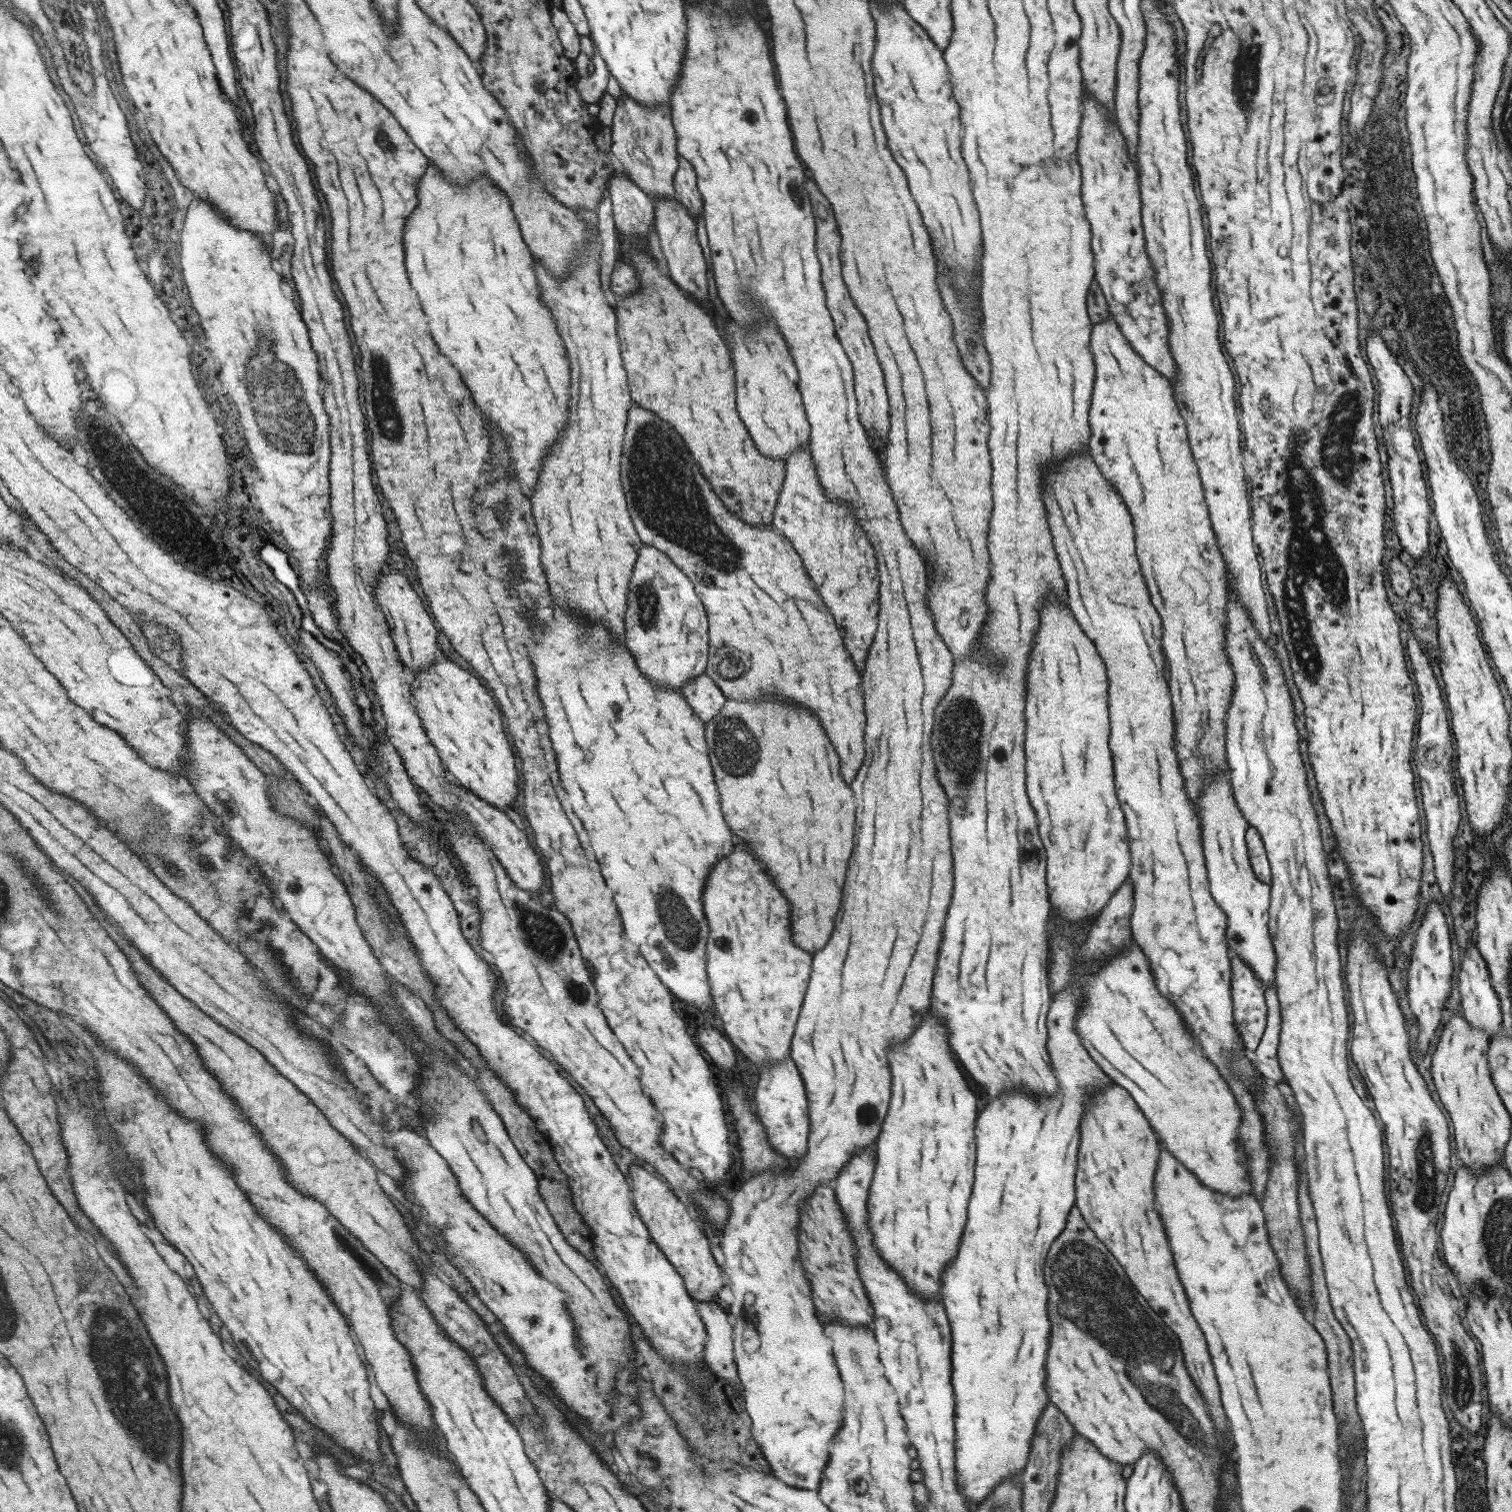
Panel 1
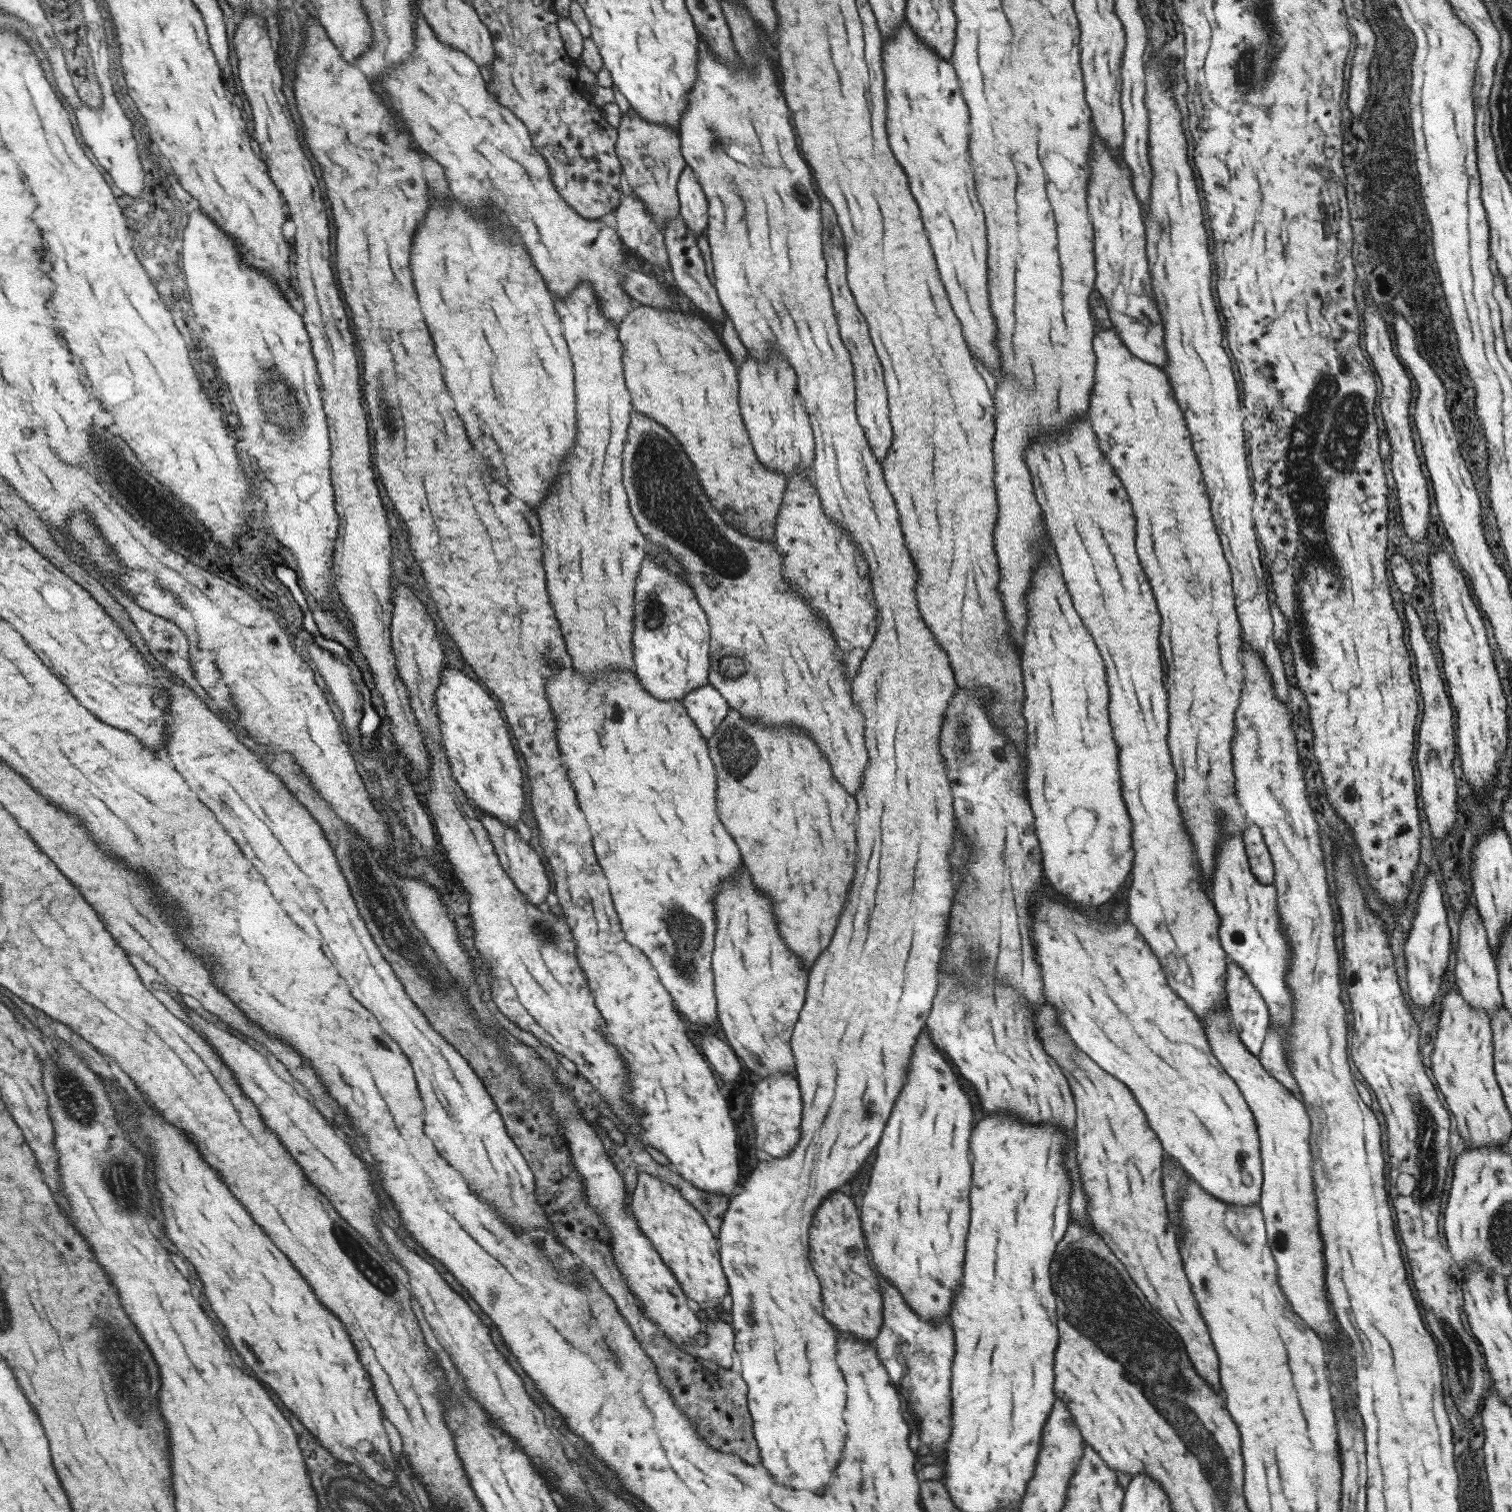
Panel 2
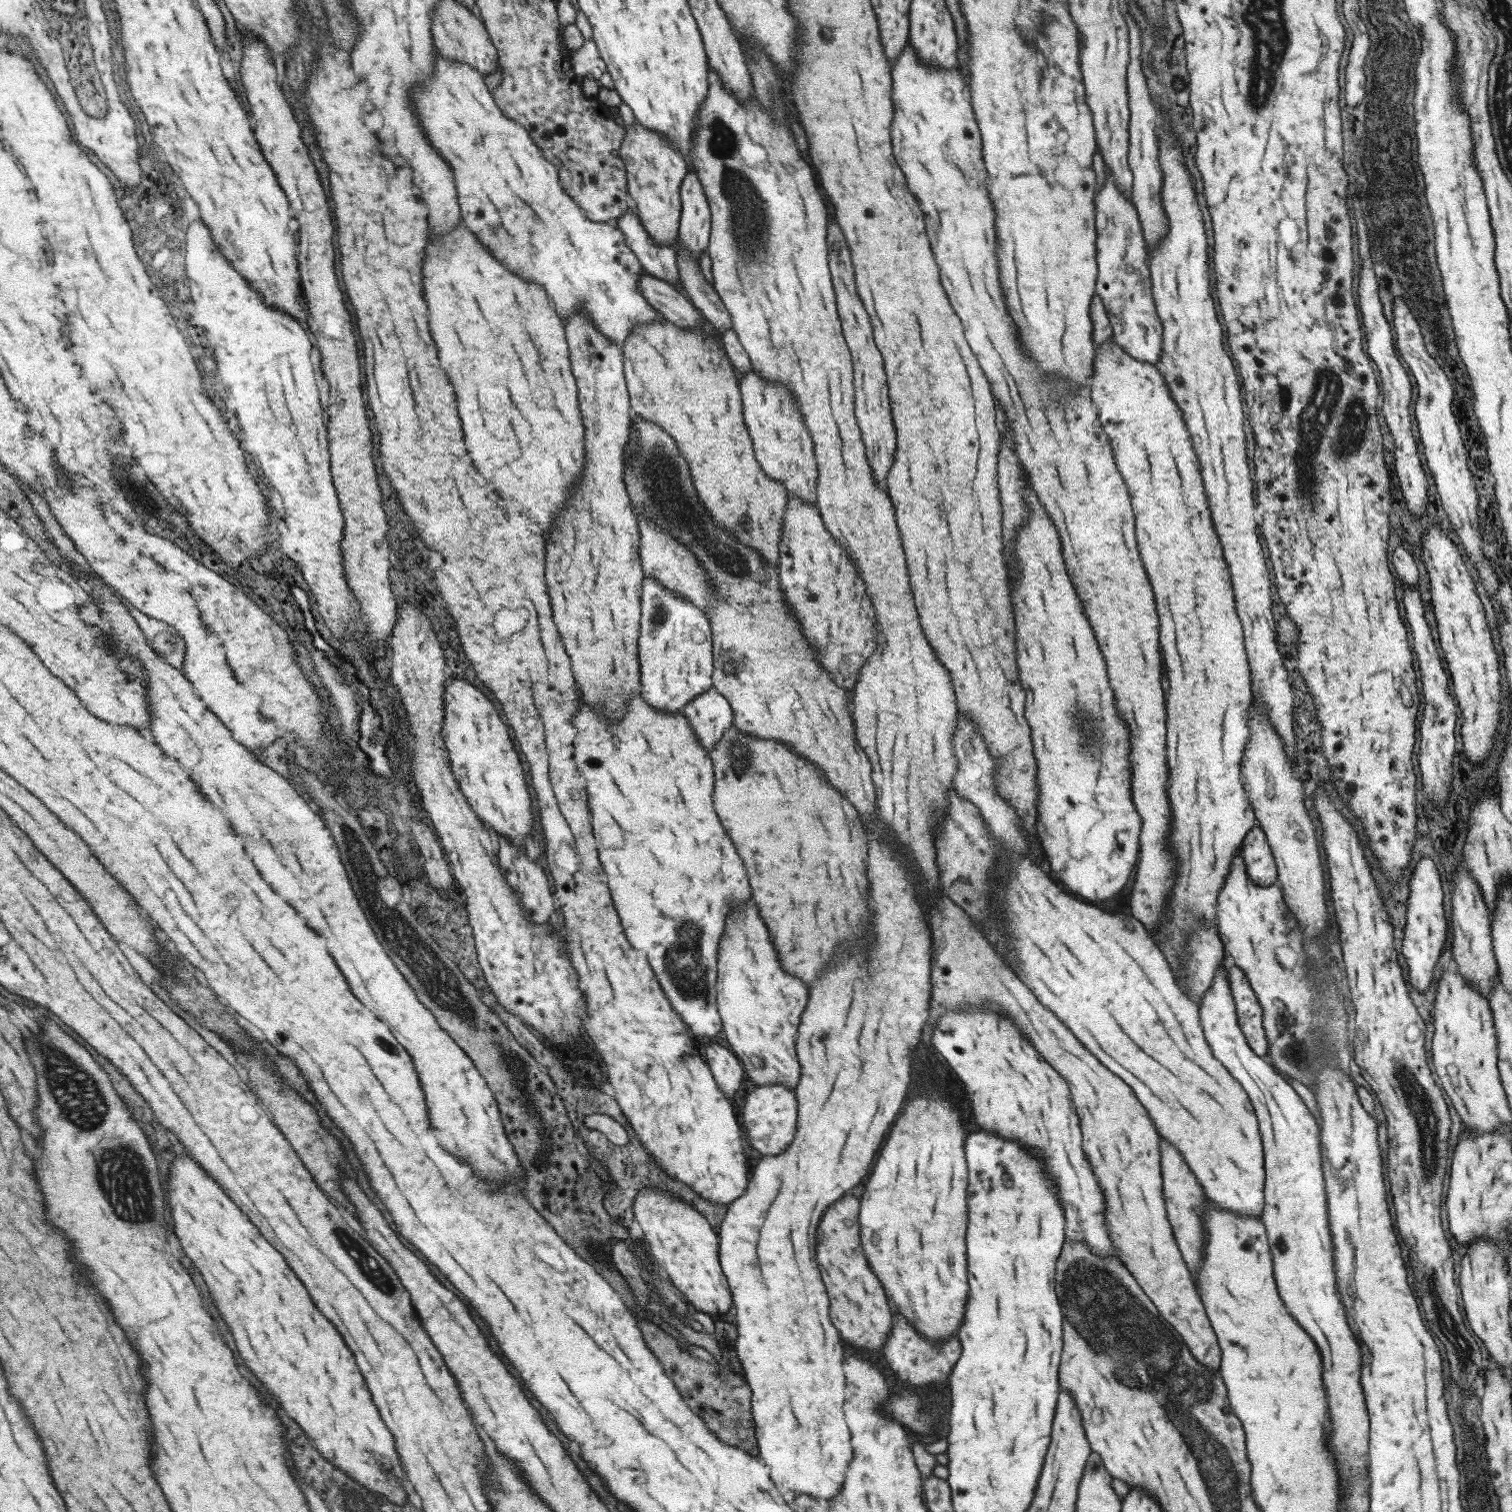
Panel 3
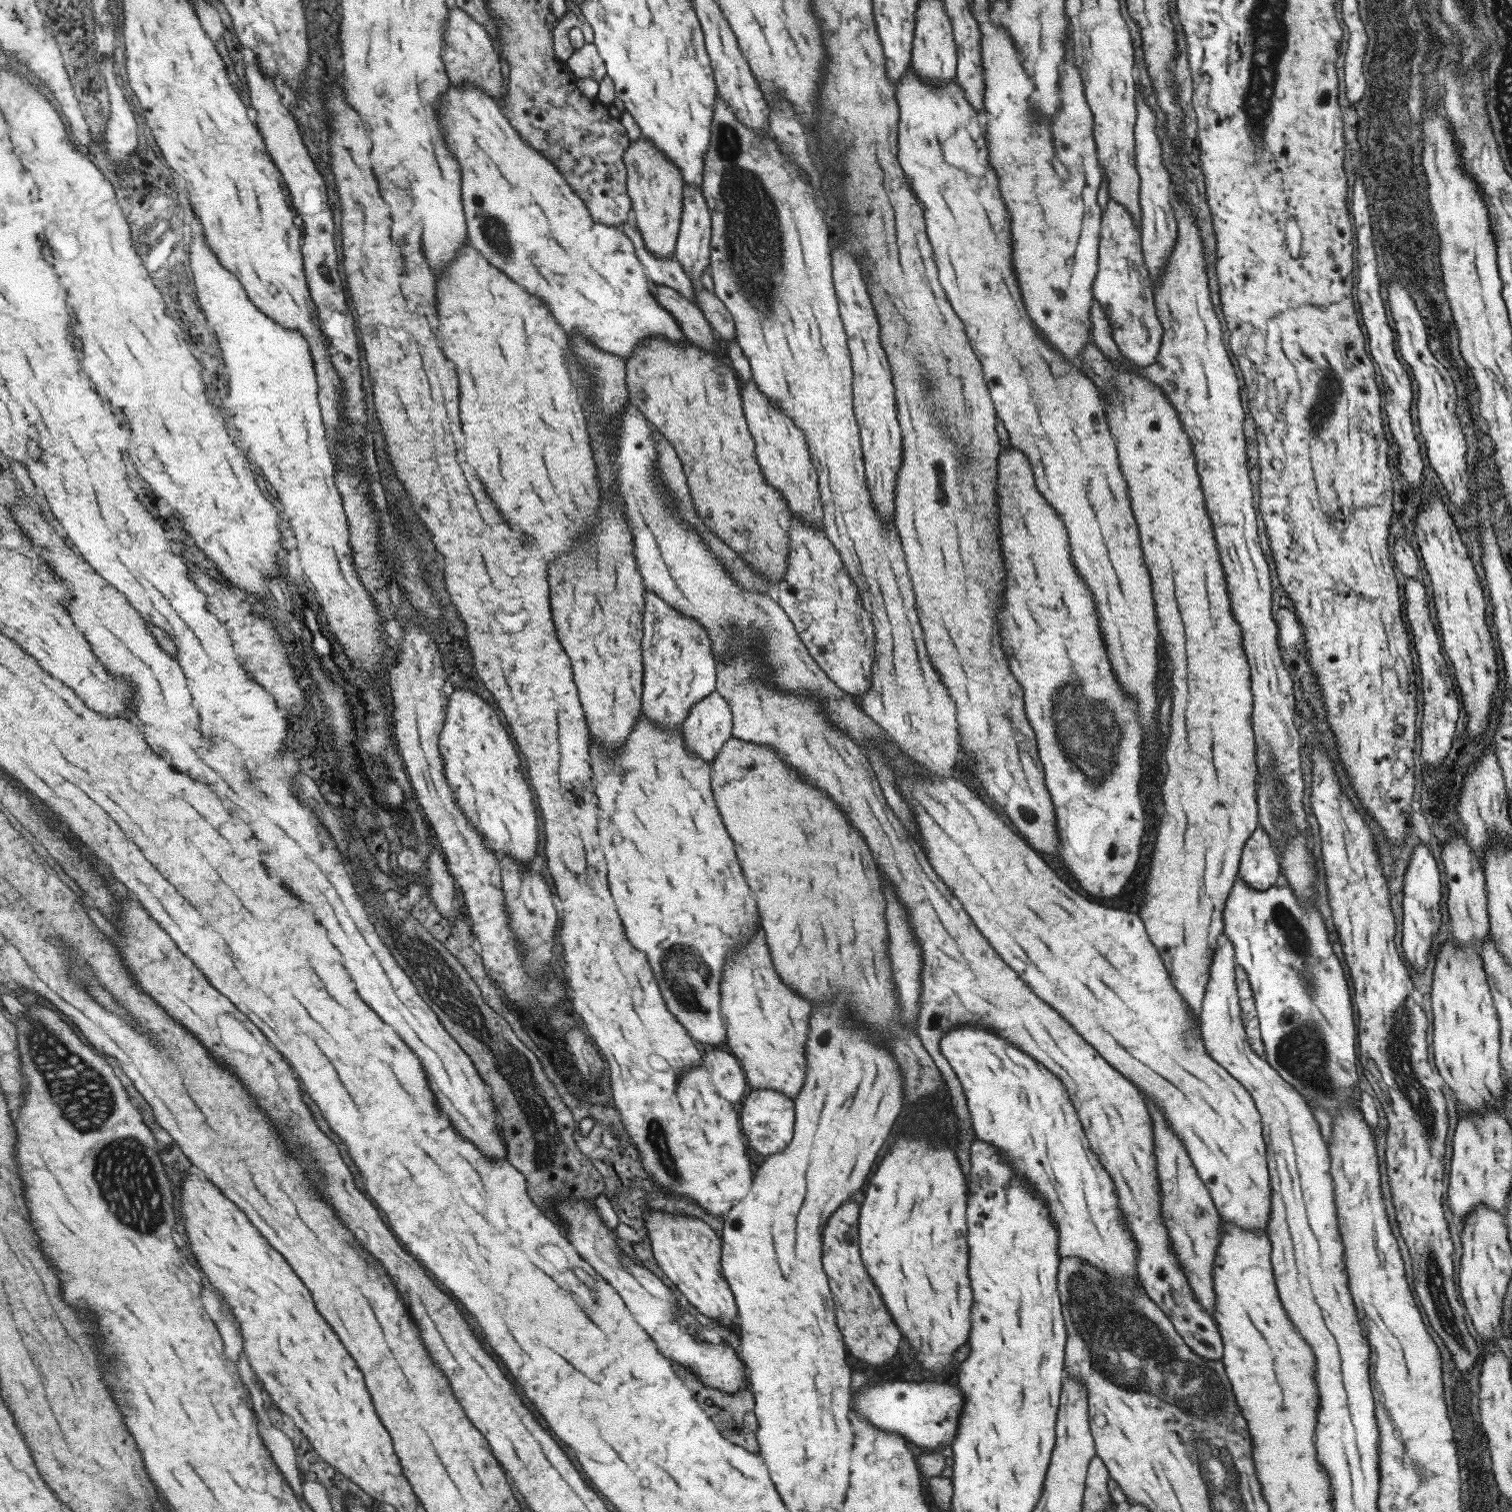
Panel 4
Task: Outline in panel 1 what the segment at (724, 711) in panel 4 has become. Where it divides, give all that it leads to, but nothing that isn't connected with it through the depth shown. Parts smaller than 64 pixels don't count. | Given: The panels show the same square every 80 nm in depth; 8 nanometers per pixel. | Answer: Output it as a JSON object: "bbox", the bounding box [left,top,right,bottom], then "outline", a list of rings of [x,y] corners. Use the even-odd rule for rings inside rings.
{"bbox":[681,673,726,726],"outline":[[[704,673],[693,678],[692,681],[687,681],[687,684],[681,688],[681,694],[703,726],[715,720],[716,714],[720,712],[726,701],[721,690],[718,690],[712,679]]]}

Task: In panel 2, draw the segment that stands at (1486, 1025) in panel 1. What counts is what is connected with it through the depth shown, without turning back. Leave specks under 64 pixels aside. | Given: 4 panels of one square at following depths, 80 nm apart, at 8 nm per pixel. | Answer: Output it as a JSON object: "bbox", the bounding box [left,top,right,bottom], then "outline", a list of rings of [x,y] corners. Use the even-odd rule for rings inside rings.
{"bbox":[1454,901,1502,1017],"outline":[[[1465,901],[1465,910],[1458,920],[1458,945],[1455,953],[1454,984],[1458,993],[1464,998],[1465,1004],[1474,1010],[1482,1010],[1491,1017],[1496,1008],[1502,1005],[1502,994],[1498,989],[1496,962],[1491,957],[1487,946],[1485,929],[1475,905]]]}

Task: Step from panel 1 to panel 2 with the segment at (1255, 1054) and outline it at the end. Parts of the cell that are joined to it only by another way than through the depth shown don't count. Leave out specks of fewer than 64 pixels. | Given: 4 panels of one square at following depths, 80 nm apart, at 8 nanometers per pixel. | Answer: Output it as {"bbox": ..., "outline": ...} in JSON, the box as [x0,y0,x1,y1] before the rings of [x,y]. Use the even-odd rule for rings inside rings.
{"bbox":[1255,1027,1300,1100],"outline":[[[1269,1027],[1266,1030],[1259,1052],[1255,1056],[1259,1064],[1269,1073],[1269,1076],[1272,1076],[1279,1084],[1285,1086],[1287,1090],[1300,1100],[1300,1092],[1286,1067],[1280,1038],[1275,1029]]]}

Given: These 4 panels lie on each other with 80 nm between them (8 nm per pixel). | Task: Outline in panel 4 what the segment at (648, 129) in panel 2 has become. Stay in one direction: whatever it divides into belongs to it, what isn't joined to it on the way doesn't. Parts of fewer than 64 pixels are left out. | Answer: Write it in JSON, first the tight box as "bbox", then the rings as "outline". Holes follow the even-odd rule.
{"bbox":[622,137,683,257],"outline":[[[645,137],[628,142],[622,154],[627,168],[627,194],[635,214],[635,227],[645,250],[656,257],[673,255],[682,212],[683,182],[680,170]]]}

